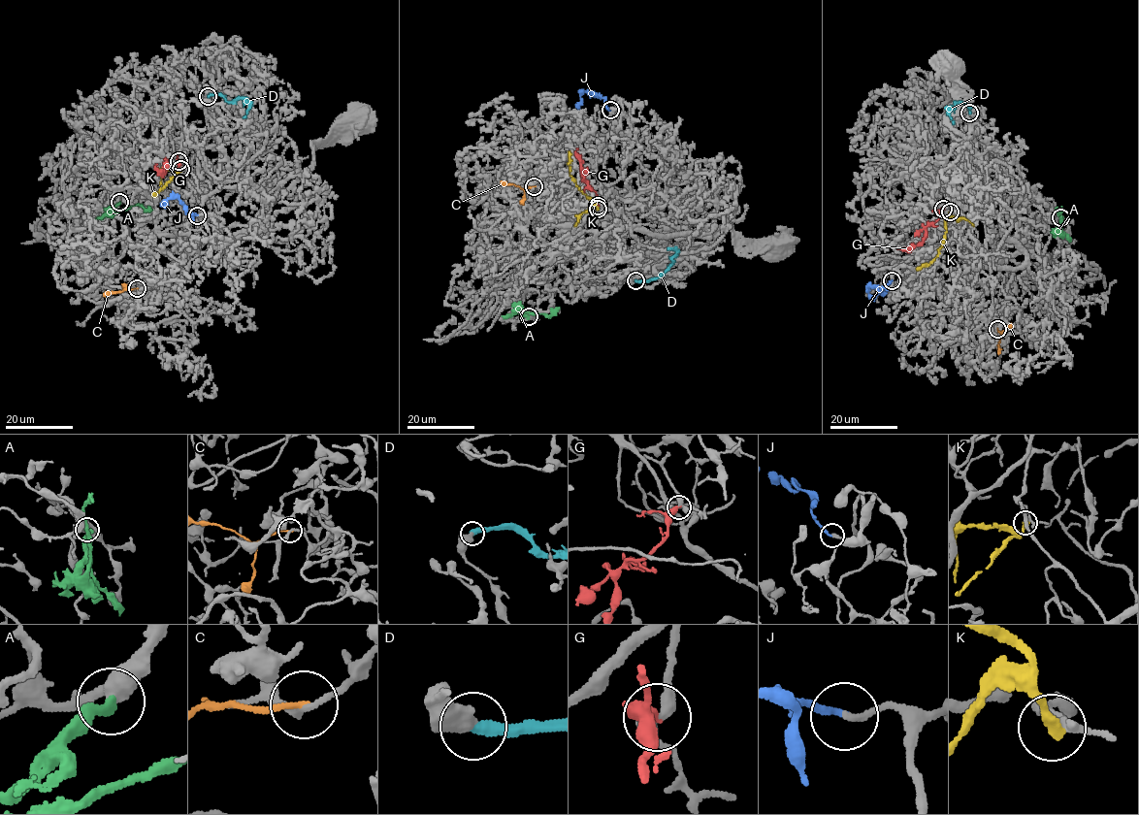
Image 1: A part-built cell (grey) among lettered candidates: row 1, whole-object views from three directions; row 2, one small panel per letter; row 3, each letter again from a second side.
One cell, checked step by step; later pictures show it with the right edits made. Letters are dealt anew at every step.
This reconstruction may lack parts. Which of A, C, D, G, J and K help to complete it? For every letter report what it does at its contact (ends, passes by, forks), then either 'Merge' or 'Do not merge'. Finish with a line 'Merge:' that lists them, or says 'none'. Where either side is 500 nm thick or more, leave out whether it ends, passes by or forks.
A: It ends there. Do not merge
C: It ends there. Do not merge
D: Do not merge
G: It ends there. Merge
J: It ends there. Merge
K: It ends there. Do not merge
Merge: G, J

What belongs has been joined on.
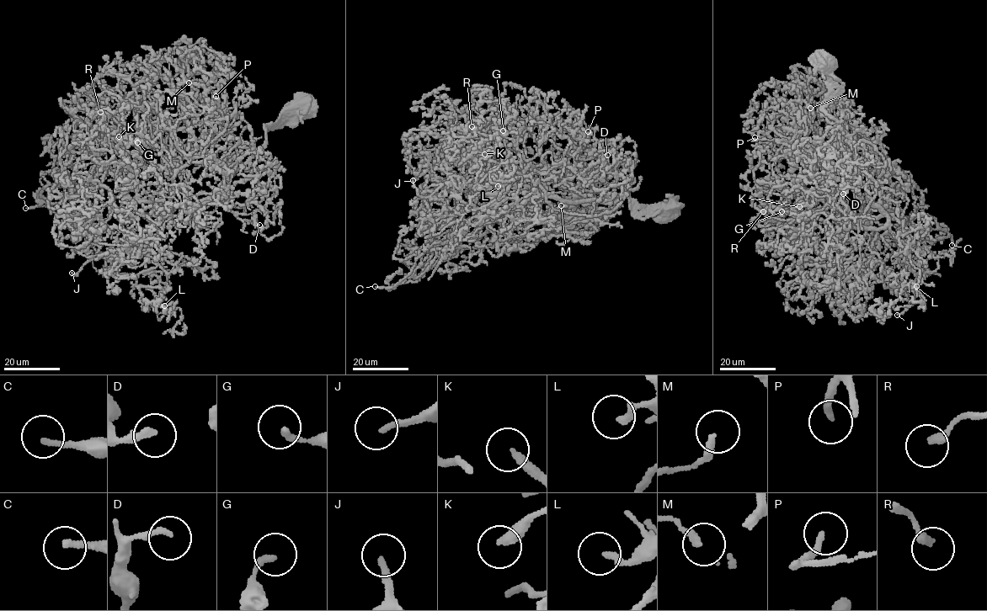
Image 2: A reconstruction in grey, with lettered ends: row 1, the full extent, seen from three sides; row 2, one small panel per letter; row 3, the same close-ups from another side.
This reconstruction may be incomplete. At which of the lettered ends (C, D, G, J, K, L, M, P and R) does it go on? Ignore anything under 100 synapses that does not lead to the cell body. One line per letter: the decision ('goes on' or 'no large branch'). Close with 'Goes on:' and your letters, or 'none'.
C: goes on
D: no large branch
G: no large branch
J: goes on
K: no large branch
L: no large branch
M: no large branch
P: goes on
R: no large branch
Goes on: C, J, P

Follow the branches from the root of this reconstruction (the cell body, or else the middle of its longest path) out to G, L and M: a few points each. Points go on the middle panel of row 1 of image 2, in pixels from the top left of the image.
G: (666, 209), (637, 205), (627, 190), (509, 206), (482, 192), (523, 178), (503, 130)
L: (666, 209), (627, 190), (529, 198), (479, 216), (504, 199), (489, 172), (506, 162), (498, 186)
M: (666, 209), (627, 190), (588, 199), (540, 171), (540, 195), (525, 201), (550, 215), (545, 230), (561, 205)

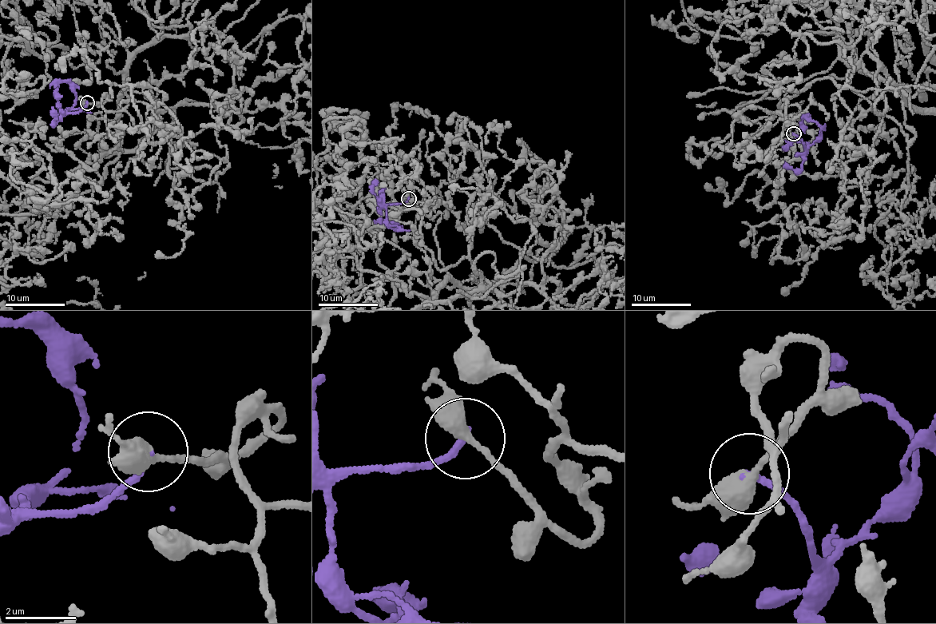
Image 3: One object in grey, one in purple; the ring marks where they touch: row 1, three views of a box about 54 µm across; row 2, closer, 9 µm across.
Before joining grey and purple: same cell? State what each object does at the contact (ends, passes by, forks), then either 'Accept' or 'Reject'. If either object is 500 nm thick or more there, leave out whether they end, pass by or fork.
At the ring grey passes by. At the ring purple ends. Accept

